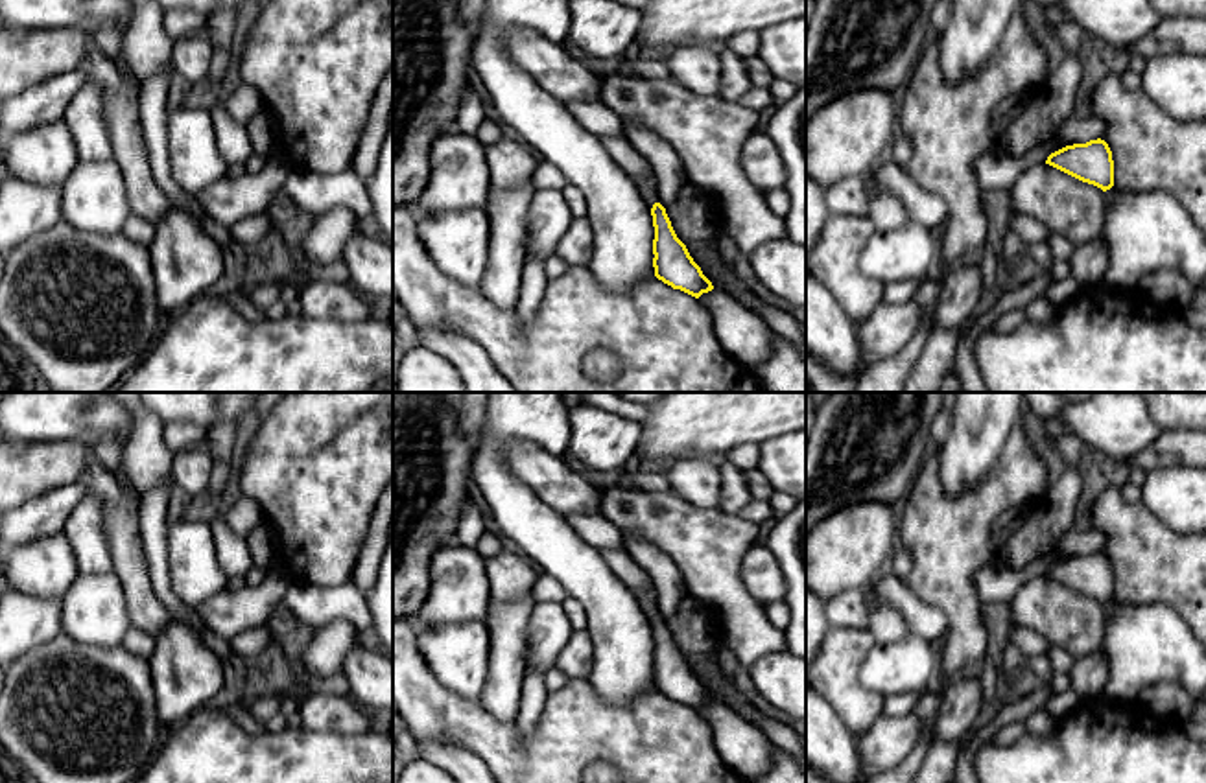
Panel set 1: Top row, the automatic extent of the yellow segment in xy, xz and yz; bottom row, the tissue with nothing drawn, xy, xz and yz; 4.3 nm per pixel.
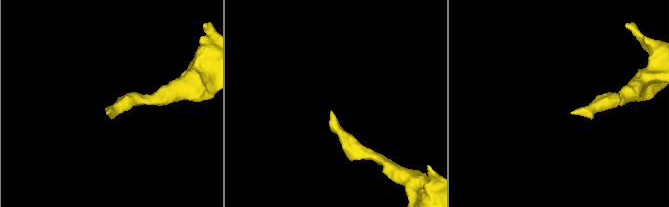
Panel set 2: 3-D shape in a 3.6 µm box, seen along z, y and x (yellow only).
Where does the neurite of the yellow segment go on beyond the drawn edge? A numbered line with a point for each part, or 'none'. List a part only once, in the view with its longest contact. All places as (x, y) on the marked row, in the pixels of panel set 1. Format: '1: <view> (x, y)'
1: xz (648, 188)

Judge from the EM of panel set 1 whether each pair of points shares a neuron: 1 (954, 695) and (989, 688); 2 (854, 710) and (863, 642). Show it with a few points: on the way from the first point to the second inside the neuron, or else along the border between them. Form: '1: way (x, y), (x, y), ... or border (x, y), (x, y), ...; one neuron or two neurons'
1: border (978, 678), (981, 708); two neurons
2: way (849, 693), (849, 658); one neuron

